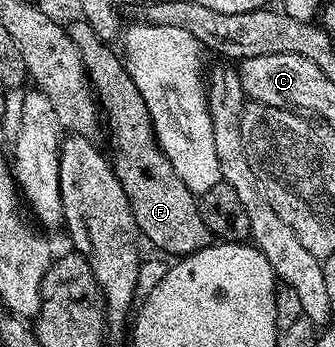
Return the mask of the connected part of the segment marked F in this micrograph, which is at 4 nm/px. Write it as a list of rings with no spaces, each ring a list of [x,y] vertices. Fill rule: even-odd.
[[[76,20],[69,26],[69,33],[91,80],[94,97],[105,115],[105,130],[107,126],[111,133],[110,153],[113,155],[115,175],[121,188],[125,188],[140,235],[146,241],[148,238],[157,249],[164,250],[159,251],[164,255],[186,256],[212,245],[213,235],[205,220],[201,220],[196,195],[181,184],[181,176],[173,172],[165,152],[155,141],[149,108],[141,92],[137,92],[137,84],[133,84],[124,59],[103,43],[88,22]]]

